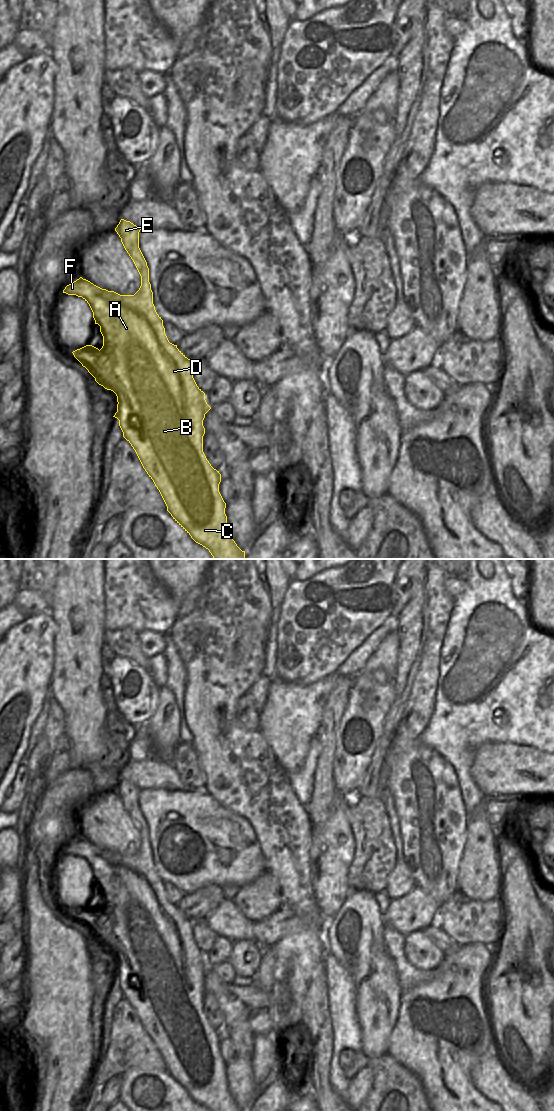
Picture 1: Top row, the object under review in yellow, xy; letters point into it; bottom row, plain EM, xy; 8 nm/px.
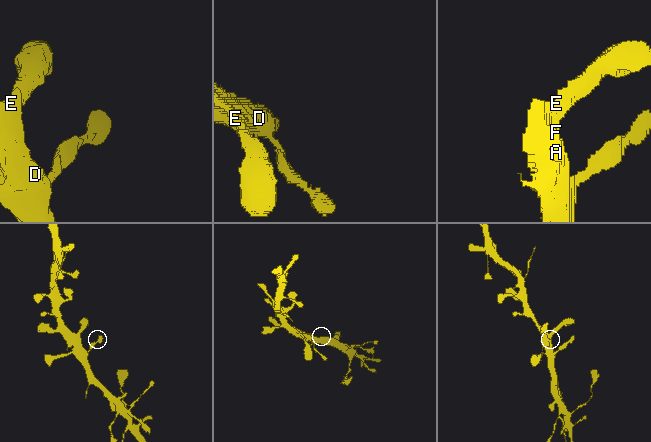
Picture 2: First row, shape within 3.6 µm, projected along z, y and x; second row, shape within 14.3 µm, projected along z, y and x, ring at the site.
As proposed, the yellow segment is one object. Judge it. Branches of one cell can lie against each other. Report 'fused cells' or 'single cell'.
single cell

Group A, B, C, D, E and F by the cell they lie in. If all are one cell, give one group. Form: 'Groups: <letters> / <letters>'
Groups: A B C D E F.

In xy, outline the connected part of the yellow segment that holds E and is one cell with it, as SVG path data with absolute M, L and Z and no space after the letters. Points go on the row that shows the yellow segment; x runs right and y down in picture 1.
M121 219L115 228L141 276L141 286L134 295L120 295L114 291L102 289L82 277L63 290L63 293L68 295L82 297L89 304L95 324L100 326L103 336L103 346L100 350L92 345L86 345L72 353L99 385L116 394L117 412L113 417L119 420L123 437L135 450L173 519L196 543L208 549L214 559L244 559L245 551L237 546L227 526L226 503L219 492L221 474L211 466L203 452L205 434L203 420L211 407L205 400L205 393L197 386L193 378L193 361L188 359L177 345L169 342L163 320L155 310L149 282L149 268L139 248L140 230L139 227L124 219Z

